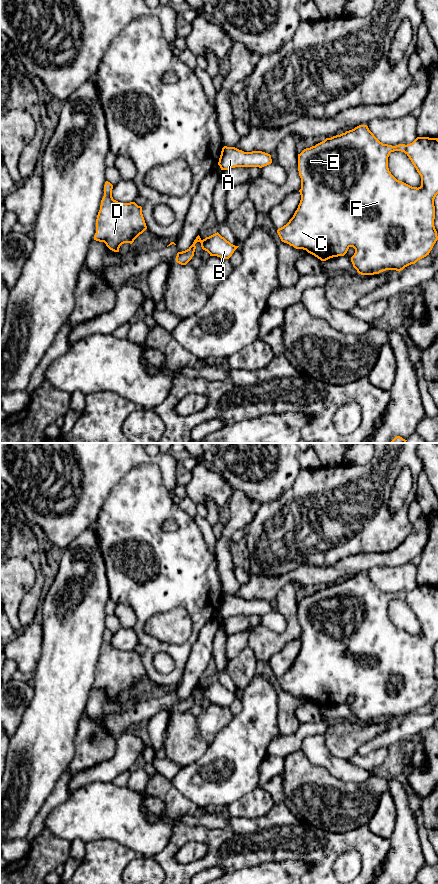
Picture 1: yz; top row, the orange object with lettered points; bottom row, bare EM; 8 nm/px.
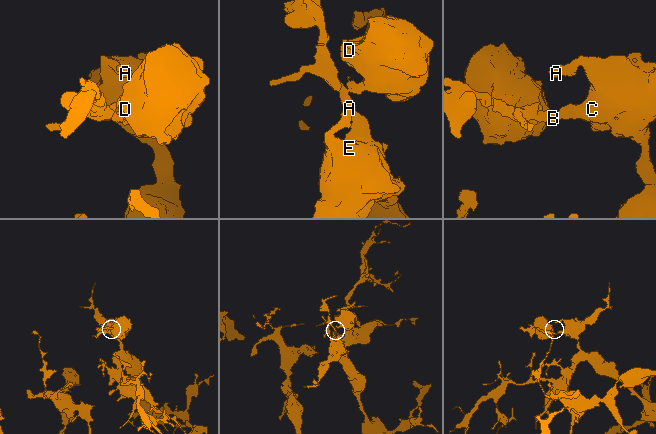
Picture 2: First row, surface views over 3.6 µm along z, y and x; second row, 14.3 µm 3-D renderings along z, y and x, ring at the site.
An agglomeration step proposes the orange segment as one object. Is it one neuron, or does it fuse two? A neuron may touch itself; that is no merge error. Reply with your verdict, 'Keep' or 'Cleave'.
Cleave

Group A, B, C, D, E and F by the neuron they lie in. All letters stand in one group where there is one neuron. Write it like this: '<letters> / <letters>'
A B C E F / D

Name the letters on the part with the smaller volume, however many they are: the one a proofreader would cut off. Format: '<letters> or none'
D

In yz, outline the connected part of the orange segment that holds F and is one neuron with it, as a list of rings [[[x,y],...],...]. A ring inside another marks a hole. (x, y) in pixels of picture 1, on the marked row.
[[[359,125],[352,130],[346,131],[345,133],[333,136],[331,138],[326,138],[324,141],[316,144],[315,146],[304,149],[300,154],[298,154],[298,171],[301,178],[301,189],[299,190],[301,195],[300,203],[289,222],[277,230],[281,241],[293,246],[296,249],[306,250],[308,253],[314,255],[321,261],[326,261],[333,257],[344,256],[348,249],[353,247],[355,249],[355,253],[351,257],[353,267],[361,275],[374,275],[386,270],[396,270],[400,272],[405,267],[415,264],[418,260],[429,255],[434,244],[438,240],[437,231],[434,226],[434,199],[438,194],[438,138],[417,137],[410,144],[399,144],[392,146],[380,142],[369,130],[367,125]],[[394,151],[404,152],[409,157],[417,172],[421,176],[420,187],[412,187],[402,181],[397,180],[391,174],[388,168],[388,157],[390,153]]]

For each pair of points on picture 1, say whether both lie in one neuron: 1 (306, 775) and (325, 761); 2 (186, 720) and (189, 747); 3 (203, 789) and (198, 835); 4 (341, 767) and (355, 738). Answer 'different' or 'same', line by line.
1: different
2: same
3: different
4: different

